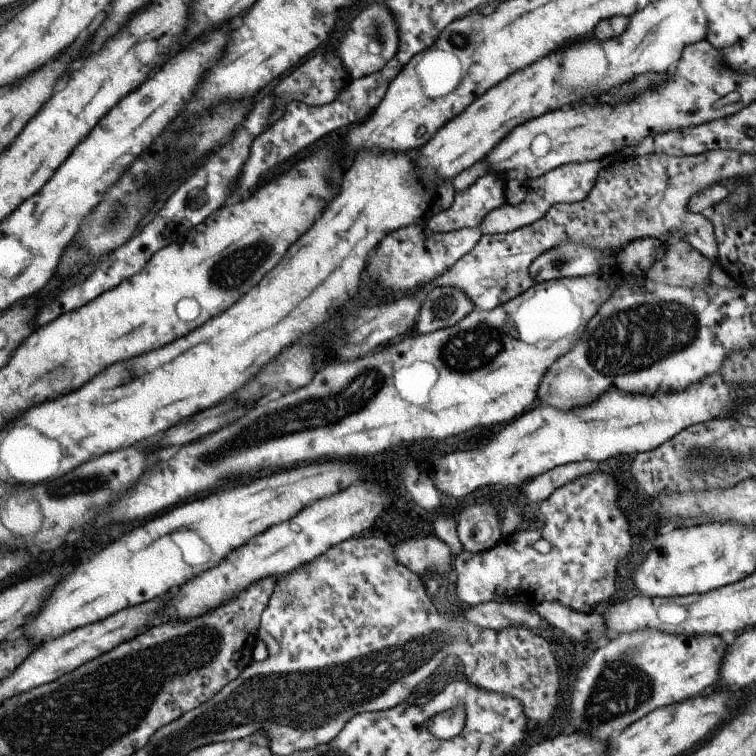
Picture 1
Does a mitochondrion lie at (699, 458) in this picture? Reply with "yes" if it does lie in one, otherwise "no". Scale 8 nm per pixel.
yes

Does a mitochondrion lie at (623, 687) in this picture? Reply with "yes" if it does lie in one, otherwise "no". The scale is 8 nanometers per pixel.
yes

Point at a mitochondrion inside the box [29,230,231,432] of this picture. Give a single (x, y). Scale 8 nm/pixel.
(136, 374)

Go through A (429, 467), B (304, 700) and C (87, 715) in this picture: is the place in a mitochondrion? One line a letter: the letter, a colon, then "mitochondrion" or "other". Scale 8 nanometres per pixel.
A: other
B: mitochondrion
C: mitochondrion

